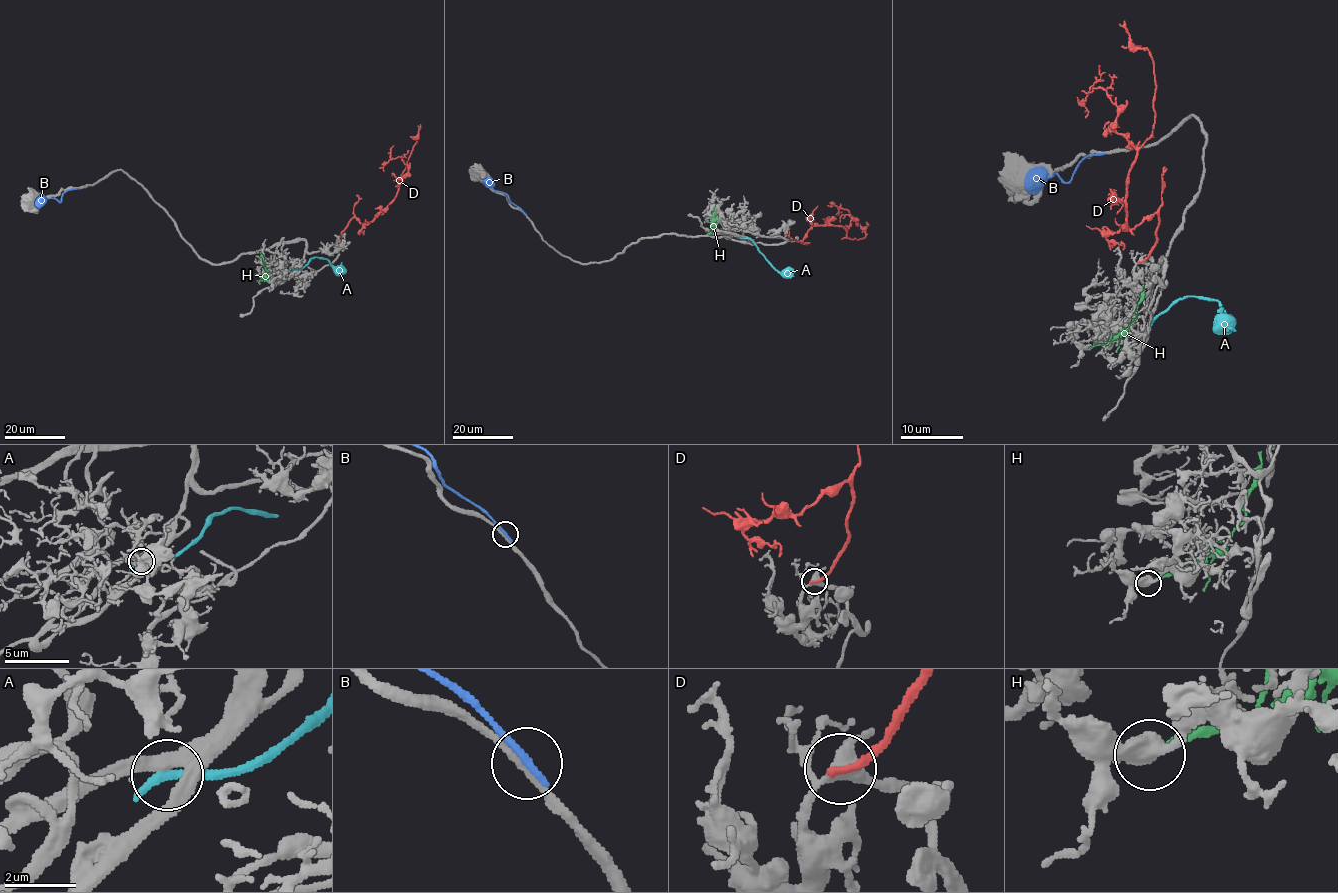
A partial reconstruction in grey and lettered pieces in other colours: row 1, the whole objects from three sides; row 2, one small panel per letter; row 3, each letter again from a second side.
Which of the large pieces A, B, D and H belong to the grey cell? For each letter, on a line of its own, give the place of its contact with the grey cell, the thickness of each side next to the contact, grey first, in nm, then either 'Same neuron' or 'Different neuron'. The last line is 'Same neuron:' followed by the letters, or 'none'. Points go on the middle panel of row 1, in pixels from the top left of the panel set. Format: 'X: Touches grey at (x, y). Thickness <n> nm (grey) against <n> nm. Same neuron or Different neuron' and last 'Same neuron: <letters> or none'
A: Touches grey at (742, 238). Thickness 280 nm (grey) against 340 nm. Different neuron
B: Touches grey at (525, 213). Thickness 240 nm (grey) against 240 nm. Different neuron
D: Touches grey at (789, 232). Thickness 360 nm (grey) against 240 nm. Different neuron
H: Touches grey at (716, 207). Thickness 460 nm (grey) against 220 nm. Different neuron
Same neuron: none

